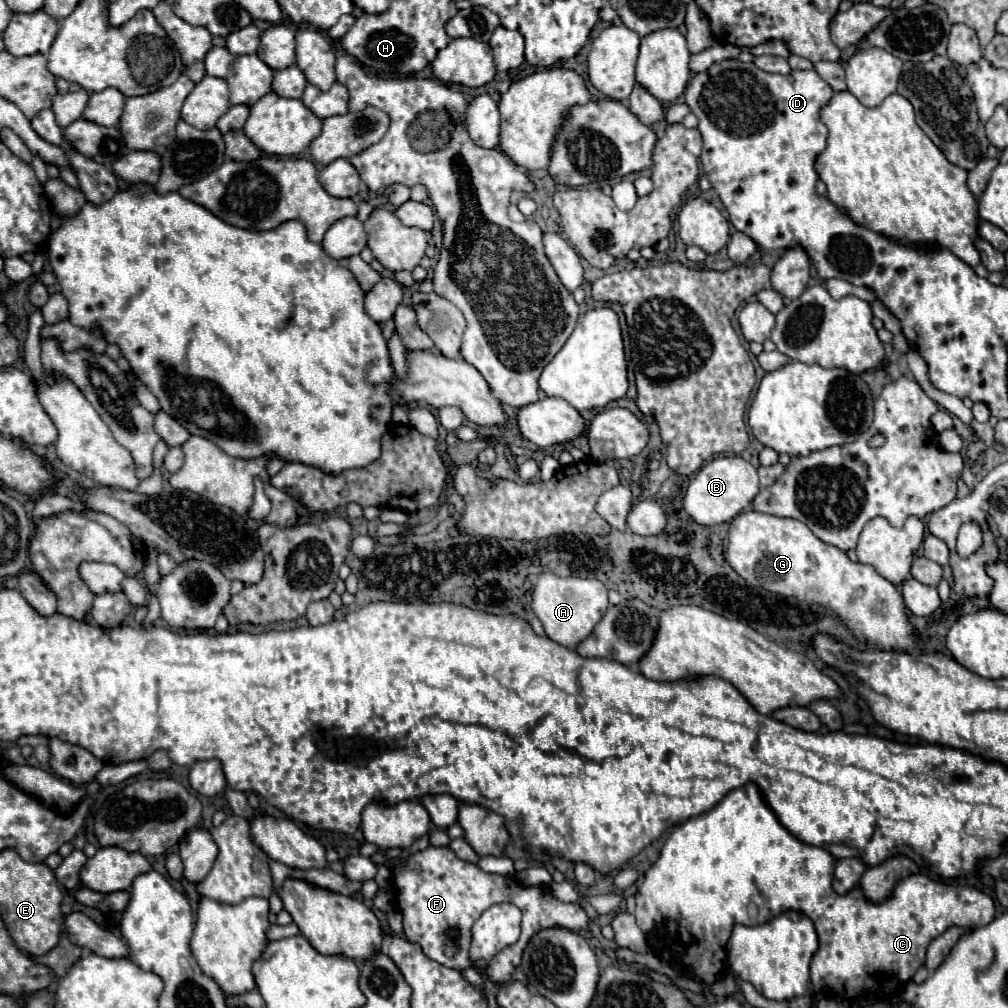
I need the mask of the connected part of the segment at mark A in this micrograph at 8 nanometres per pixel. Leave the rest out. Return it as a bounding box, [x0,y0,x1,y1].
[531,573,609,649]

